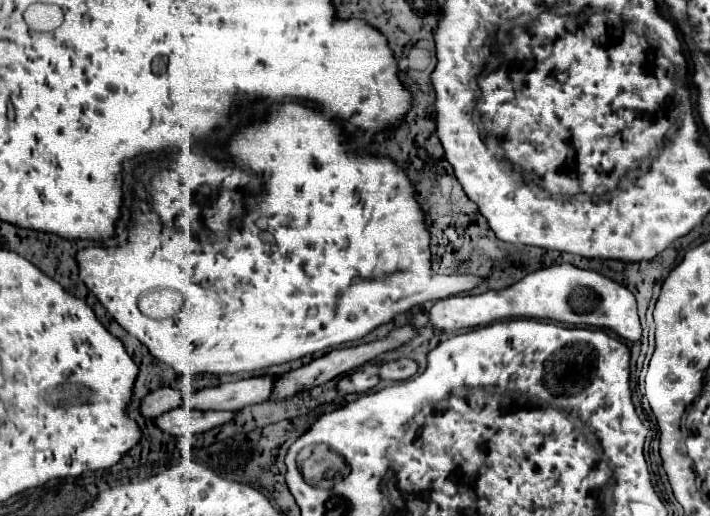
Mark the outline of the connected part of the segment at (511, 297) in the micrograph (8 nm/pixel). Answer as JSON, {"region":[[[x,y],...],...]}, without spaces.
{"region":[[[571,263],[537,269],[501,291],[485,291],[481,295],[463,295],[463,297],[455,295],[441,299],[429,311],[431,327],[441,331],[473,329],[473,327],[489,325],[493,321],[517,319],[517,317],[551,319],[569,325],[603,327],[615,331],[621,339],[627,341],[641,339],[641,321],[637,315],[635,295],[627,287],[615,283],[613,279],[591,269],[579,269]]]}

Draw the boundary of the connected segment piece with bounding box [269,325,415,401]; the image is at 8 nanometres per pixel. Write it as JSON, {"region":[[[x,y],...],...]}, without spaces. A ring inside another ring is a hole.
{"region":[[[405,325],[405,327],[401,327],[401,329],[395,329],[391,335],[387,335],[387,337],[381,339],[381,341],[373,341],[373,343],[357,345],[357,347],[347,347],[347,349],[335,349],[335,351],[331,351],[331,353],[319,357],[319,359],[313,359],[311,363],[307,363],[307,365],[303,365],[303,367],[299,367],[299,369],[281,373],[281,375],[277,375],[277,377],[273,379],[273,391],[271,391],[269,401],[283,401],[283,399],[287,399],[287,397],[293,397],[293,395],[305,391],[305,389],[313,389],[313,387],[317,387],[317,385],[323,385],[323,383],[335,379],[337,375],[347,373],[347,371],[353,371],[353,369],[361,367],[363,363],[373,361],[373,359],[379,357],[381,353],[403,345],[405,341],[409,341],[409,339],[413,339],[413,337],[415,337],[415,329],[413,329],[411,325]]]}

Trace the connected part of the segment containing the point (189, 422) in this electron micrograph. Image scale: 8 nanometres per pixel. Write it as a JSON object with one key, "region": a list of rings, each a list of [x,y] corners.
{"region":[[[177,407],[159,415],[155,425],[169,435],[197,435],[227,423],[233,415],[233,411],[189,411],[185,407]]]}

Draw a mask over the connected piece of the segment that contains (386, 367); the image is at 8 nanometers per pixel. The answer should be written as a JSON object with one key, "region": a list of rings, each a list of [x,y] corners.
{"region":[[[397,359],[397,361],[389,361],[383,363],[379,367],[379,379],[385,381],[403,381],[409,379],[411,375],[415,375],[417,371],[417,363],[411,359]]]}

